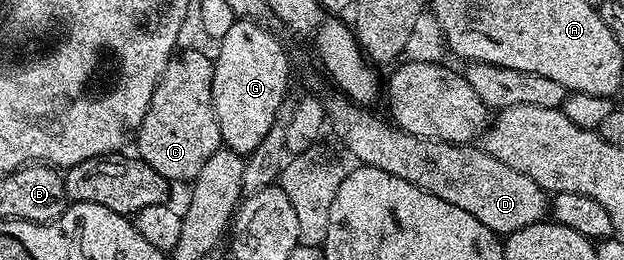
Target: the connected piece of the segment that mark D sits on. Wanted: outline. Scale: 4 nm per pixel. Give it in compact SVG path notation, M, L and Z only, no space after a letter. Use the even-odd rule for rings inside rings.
M343 95L326 100L326 116L331 129L346 149L362 165L377 167L414 183L444 202L460 207L498 235L508 235L542 220L549 211L549 197L530 176L502 163L483 147L451 144L411 135L388 120L383 121L366 106Z

